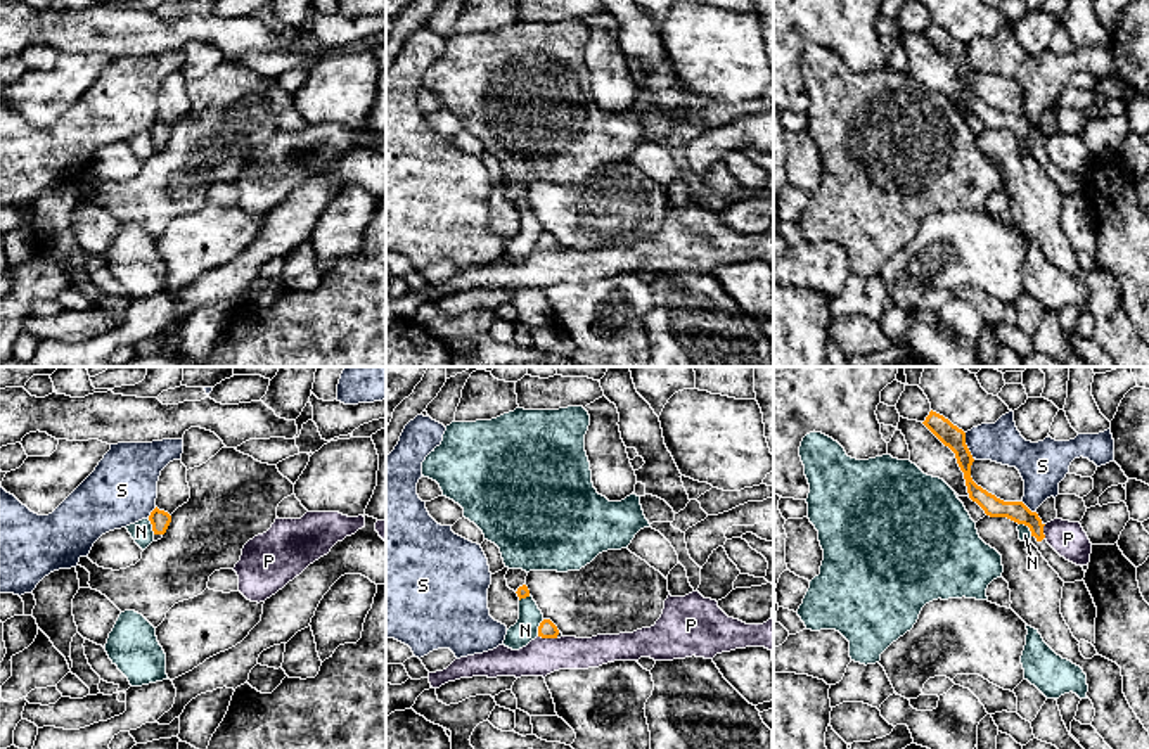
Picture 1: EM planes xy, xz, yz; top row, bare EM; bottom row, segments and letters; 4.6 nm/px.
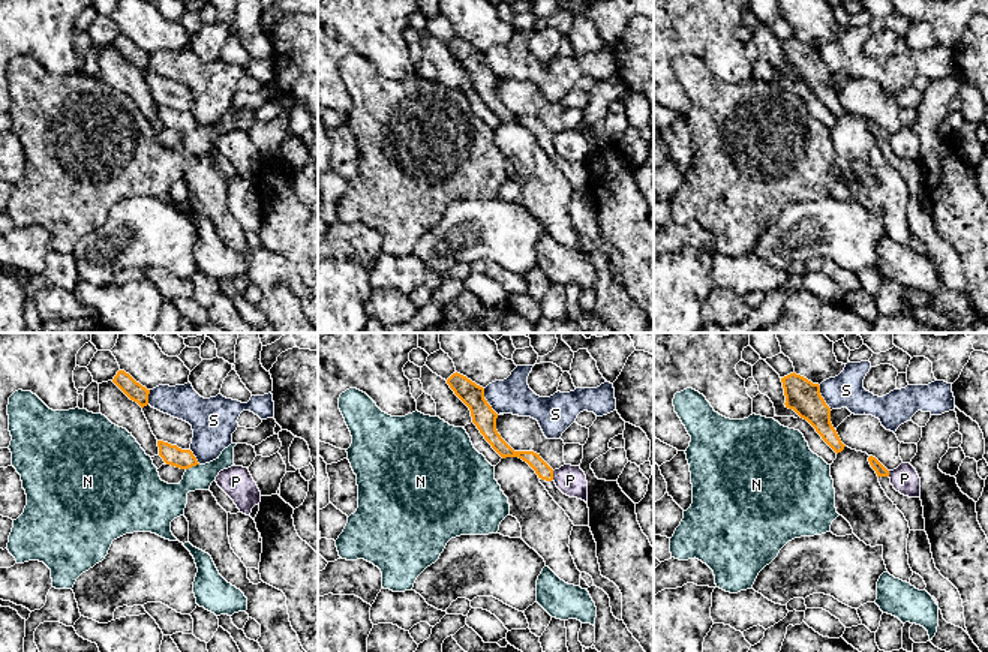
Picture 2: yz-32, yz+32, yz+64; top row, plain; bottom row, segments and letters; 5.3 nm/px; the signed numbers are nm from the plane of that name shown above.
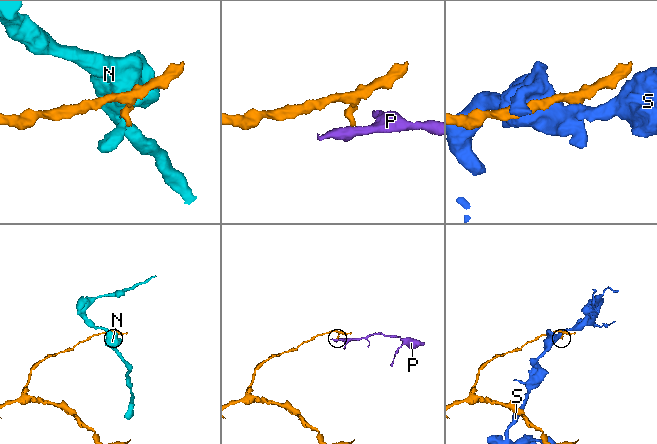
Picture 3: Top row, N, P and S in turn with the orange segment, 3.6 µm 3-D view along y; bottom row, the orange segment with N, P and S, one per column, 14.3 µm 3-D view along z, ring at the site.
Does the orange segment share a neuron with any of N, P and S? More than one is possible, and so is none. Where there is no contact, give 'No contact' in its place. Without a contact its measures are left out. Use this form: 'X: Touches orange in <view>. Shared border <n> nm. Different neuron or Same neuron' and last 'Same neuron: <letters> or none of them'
N: Touches orange in yz. Shared border 90 nm. Different neuron
P: Touches orange in xz. Shared border 90 nm. Different neuron
S: Touches orange in yz. Shared border 130 nm. Different neuron
Same neuron: none of them

